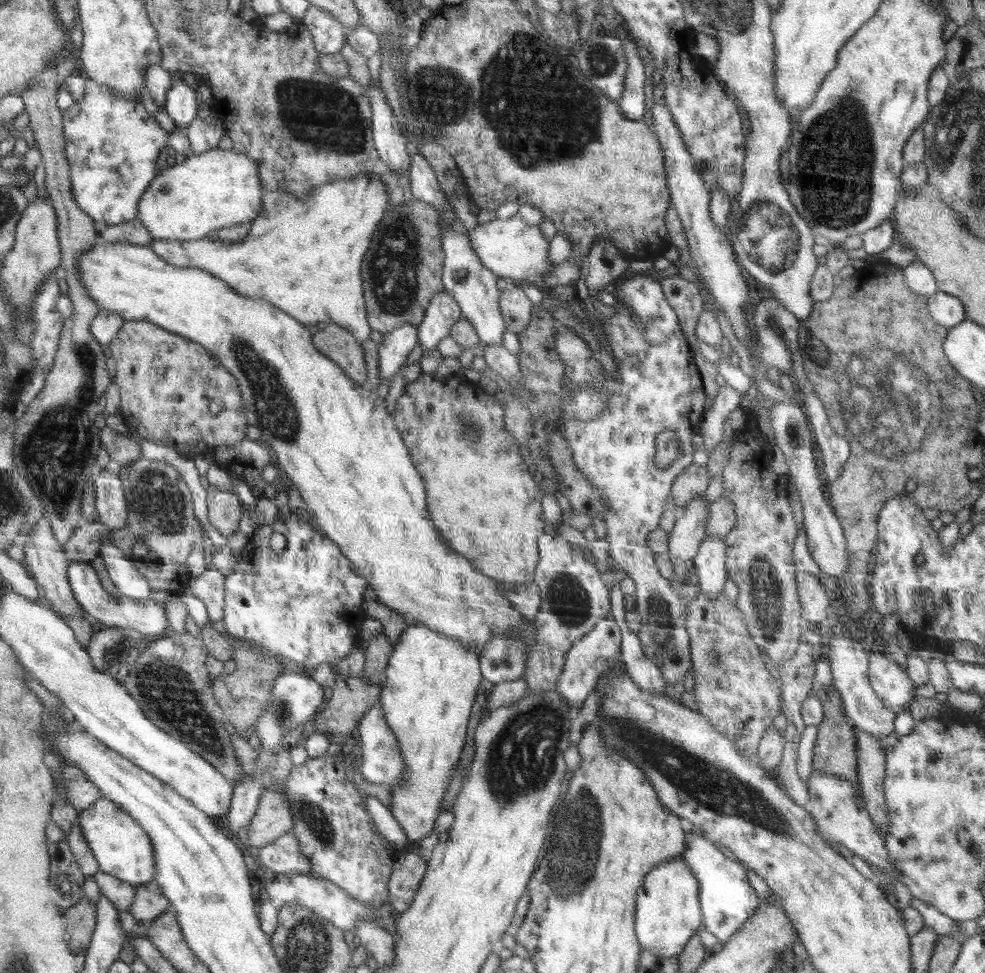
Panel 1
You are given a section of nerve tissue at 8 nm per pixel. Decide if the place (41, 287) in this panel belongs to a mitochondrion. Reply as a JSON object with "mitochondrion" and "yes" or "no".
{"mitochondrion":"no"}

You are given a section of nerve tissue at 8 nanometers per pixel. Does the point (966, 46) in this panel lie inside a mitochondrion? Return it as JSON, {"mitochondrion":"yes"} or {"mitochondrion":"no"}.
{"mitochondrion":"no"}

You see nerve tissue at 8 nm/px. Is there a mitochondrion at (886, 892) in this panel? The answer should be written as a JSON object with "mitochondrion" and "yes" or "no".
{"mitochondrion":"no"}

